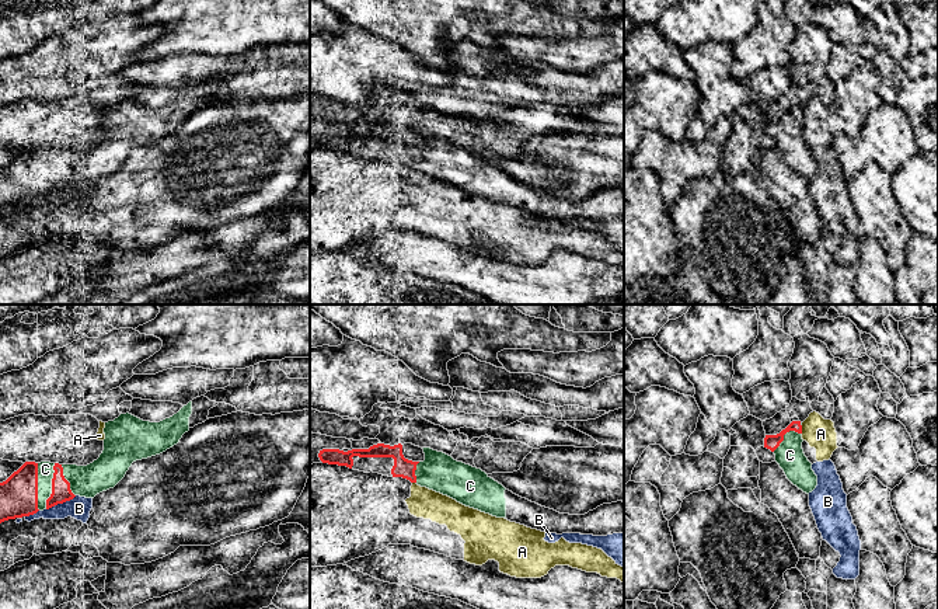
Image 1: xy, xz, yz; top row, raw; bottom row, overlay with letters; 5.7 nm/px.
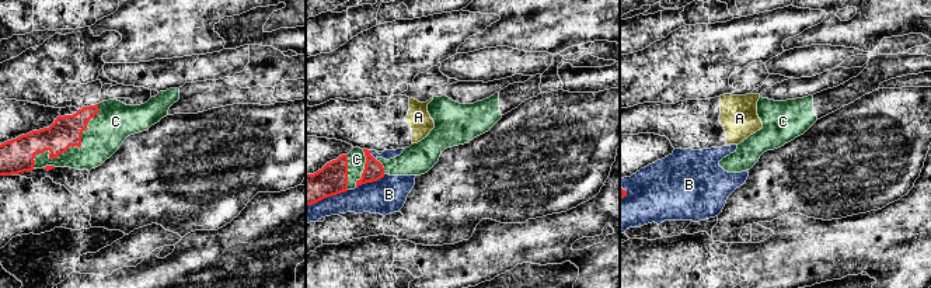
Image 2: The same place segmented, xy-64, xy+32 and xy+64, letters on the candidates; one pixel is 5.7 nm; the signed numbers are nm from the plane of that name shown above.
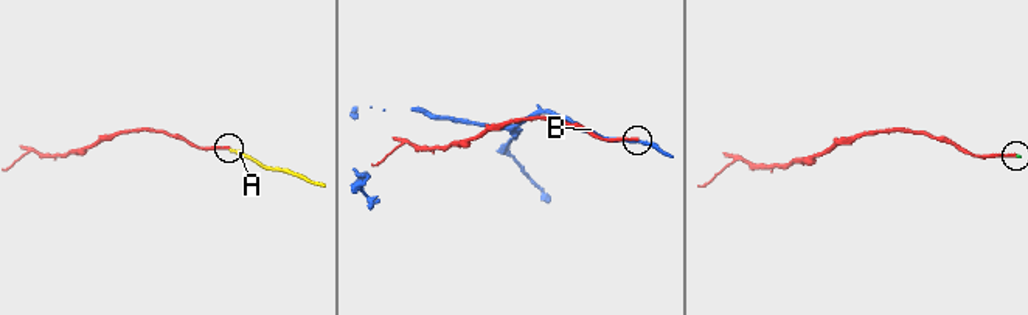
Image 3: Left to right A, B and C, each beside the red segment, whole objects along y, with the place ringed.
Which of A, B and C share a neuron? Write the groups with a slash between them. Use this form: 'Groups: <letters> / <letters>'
Groups: A / B / C

